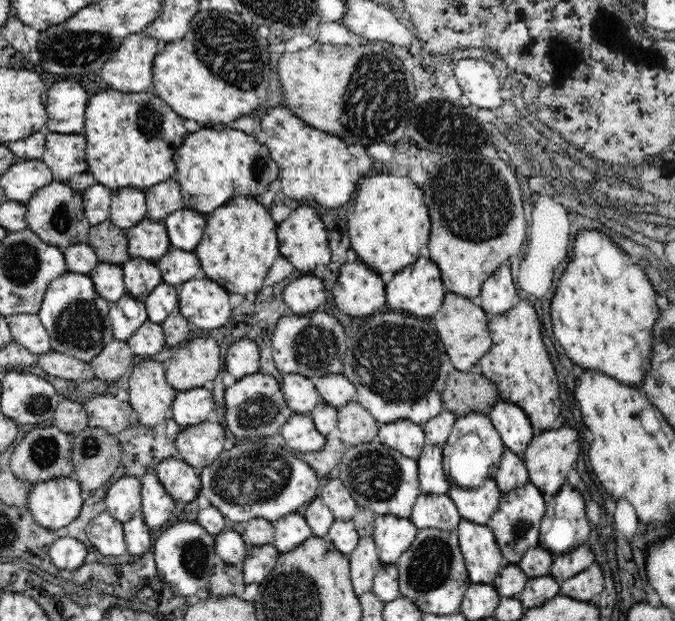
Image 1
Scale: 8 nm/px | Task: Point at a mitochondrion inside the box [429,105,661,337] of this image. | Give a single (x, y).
(467, 211)

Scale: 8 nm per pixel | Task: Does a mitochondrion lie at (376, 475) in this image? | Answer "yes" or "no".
yes

